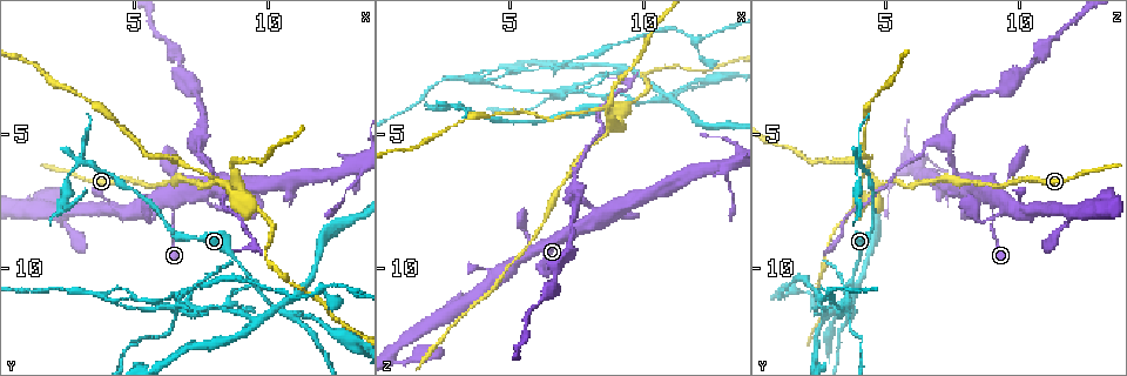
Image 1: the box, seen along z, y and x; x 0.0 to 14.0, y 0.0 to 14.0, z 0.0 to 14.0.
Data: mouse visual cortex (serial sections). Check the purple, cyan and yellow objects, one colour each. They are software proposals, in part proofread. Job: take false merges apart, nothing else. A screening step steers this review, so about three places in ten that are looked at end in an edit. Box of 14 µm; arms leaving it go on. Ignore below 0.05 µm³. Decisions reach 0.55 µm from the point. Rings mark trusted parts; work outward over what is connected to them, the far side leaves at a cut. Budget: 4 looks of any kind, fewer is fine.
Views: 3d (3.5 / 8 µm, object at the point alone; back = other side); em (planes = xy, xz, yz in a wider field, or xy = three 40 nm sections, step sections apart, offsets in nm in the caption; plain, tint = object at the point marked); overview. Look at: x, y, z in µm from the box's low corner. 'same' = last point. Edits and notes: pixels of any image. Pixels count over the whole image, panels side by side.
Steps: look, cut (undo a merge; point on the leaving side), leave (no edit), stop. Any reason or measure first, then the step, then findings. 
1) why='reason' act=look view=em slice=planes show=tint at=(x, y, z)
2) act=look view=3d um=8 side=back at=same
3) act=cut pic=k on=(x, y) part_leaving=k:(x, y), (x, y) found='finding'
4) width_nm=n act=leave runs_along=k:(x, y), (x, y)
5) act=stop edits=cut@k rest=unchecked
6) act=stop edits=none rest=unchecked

why='abrupt turn' act=look view=3d um=3.5 at=(9.5, 10.5, 3.7)

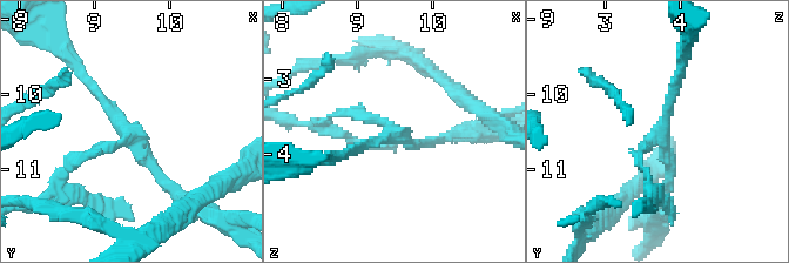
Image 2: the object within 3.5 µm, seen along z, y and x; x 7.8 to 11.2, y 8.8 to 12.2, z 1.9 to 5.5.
arms=3 arm_widths_nm=150,150,150 why='shape alone is not enough' act=look view=em slice=xy step=1 show=tint at=(9.45, 10.50, 3.75)

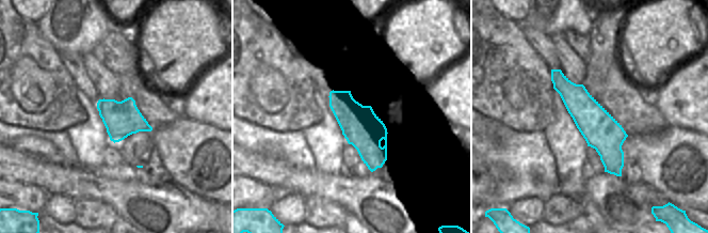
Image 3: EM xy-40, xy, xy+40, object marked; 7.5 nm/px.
width_nm=300 act=cut pic=2 on=(86, 155) part_leaving=2:(122, 141), (82, 155), (35, 202) found='two cells meet here'

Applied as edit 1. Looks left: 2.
why='thin arm on a thick one' act=look view=3d um=3.5 at=(6.5, 7.7, 9.1)

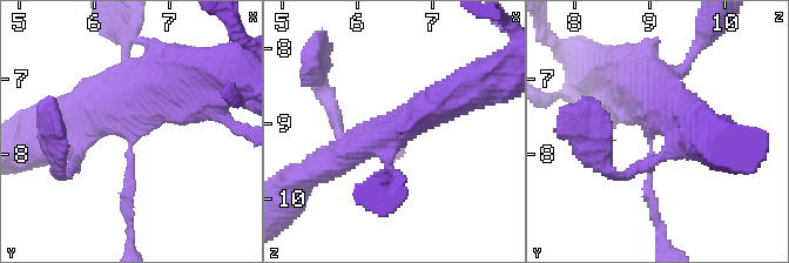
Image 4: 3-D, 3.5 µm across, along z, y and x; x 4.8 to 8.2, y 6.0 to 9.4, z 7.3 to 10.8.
why='now the EM' act=look view=em slice=xy step=2 show=tint at=(6.45, 7.65, 9.00)

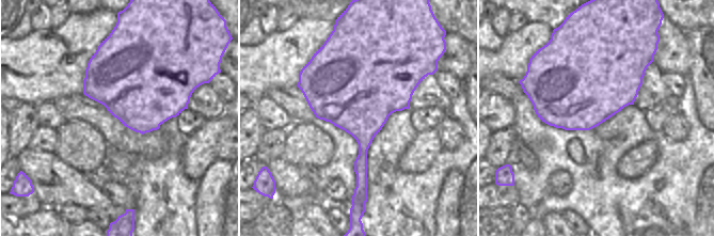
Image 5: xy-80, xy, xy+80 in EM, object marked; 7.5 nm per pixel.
arms=4 arm_widths_nm=100,300,450,450 act=leave runs_along=4:(125, 203), (132, 116), (179, 78) found='continuous, no second cell'

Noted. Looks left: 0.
act=stop edits=cut@2 rest=unchecked

